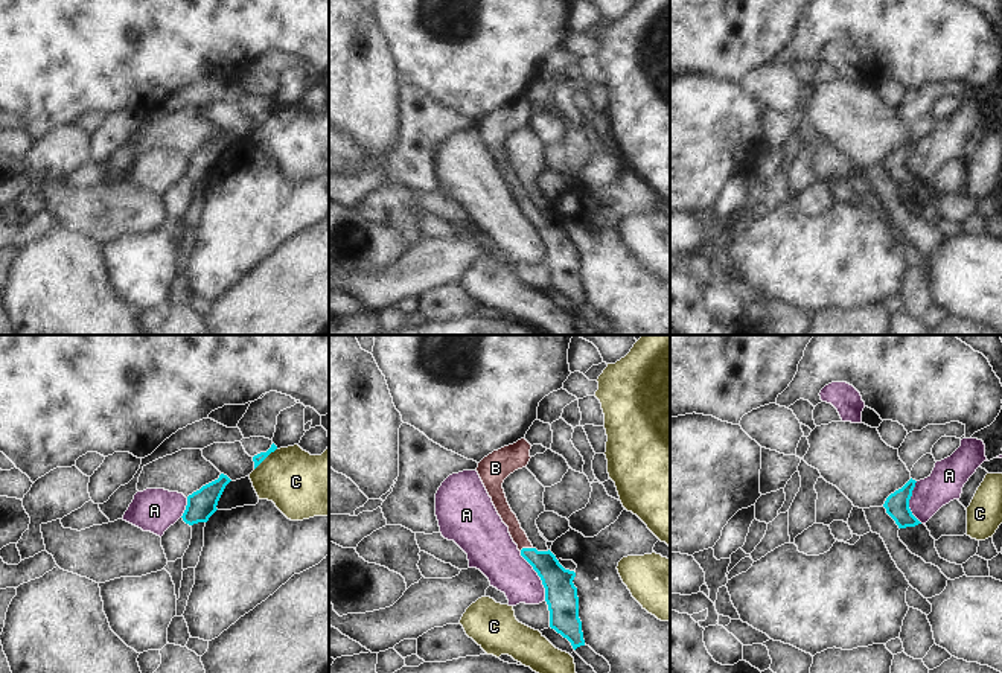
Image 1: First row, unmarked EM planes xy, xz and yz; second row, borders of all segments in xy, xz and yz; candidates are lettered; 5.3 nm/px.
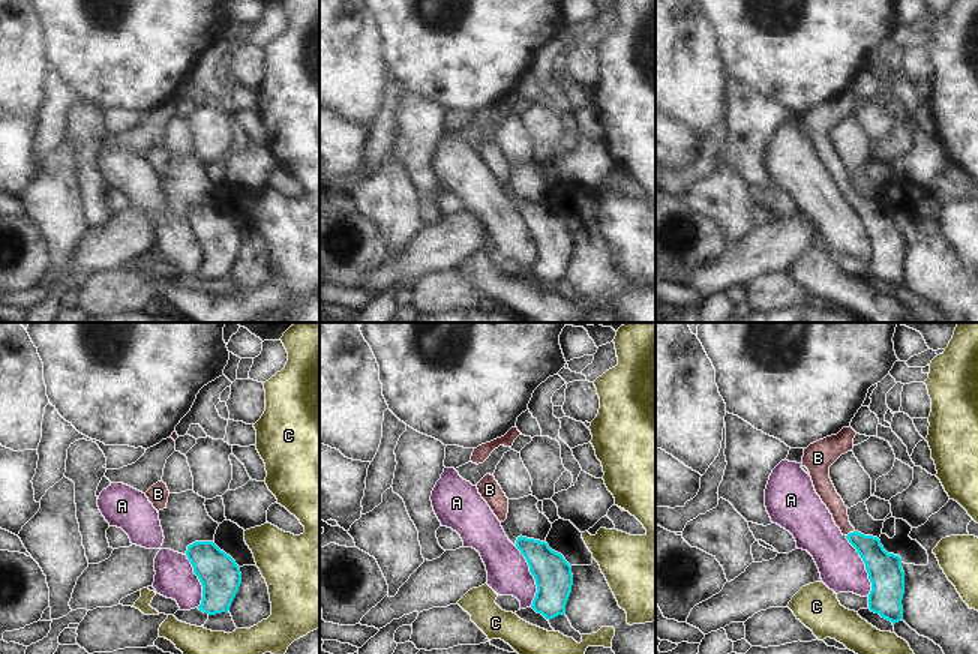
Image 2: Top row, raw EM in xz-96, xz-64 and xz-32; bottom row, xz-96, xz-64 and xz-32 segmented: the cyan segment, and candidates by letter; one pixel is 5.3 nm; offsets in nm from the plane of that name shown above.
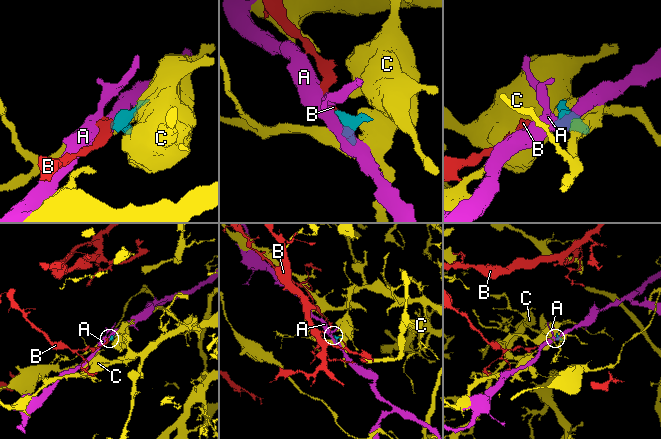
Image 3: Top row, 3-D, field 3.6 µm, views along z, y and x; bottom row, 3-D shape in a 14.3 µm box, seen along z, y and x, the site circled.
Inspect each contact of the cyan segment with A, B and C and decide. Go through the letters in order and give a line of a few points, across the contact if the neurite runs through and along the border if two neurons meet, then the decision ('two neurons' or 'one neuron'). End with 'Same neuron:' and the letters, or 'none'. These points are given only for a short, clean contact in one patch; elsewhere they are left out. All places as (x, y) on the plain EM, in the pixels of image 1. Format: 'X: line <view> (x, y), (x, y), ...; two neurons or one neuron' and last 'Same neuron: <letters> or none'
A: two neurons
B: line xz (558, 241), (526, 207), (509, 177); one neuron
C: line xy (276, 107), (255, 128); two neurons
Same neuron: B

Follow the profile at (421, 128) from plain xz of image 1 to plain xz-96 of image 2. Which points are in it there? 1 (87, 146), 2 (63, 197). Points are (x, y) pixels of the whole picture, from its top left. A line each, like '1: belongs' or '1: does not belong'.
1: belongs
2: does not belong

